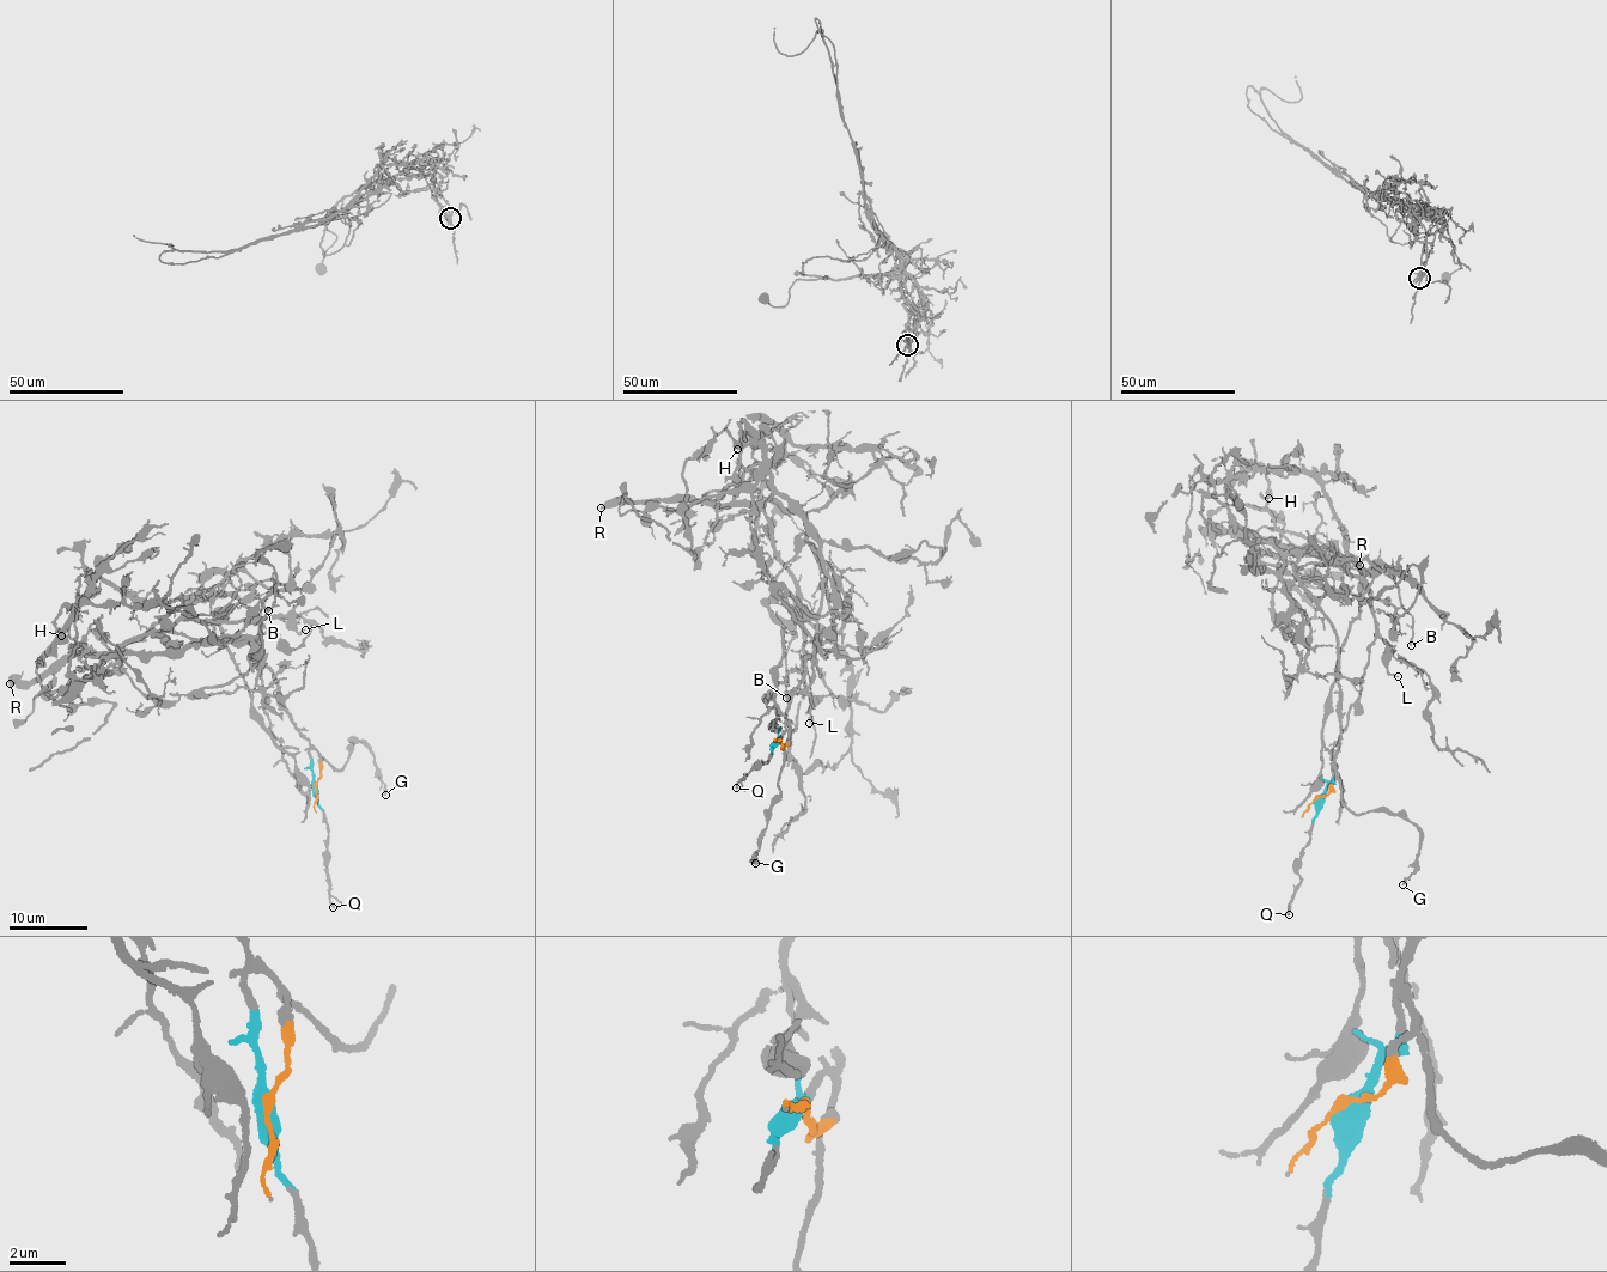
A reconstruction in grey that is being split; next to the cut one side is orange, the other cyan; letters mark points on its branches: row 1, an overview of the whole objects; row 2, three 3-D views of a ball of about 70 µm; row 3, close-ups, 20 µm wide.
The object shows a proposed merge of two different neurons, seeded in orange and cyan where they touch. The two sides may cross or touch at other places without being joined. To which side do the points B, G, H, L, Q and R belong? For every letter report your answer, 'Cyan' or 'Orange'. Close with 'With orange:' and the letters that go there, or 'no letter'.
B: Orange
G: Orange
H: Orange
L: Cyan
Q: Cyan
R: Cyan
With orange: B, G, H

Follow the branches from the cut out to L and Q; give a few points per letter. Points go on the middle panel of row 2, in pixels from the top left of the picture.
L: (779, 738), (807, 658), (841, 625), (840, 592), (801, 516), (768, 500), (774, 557), (798, 595), (810, 723)
Q: (779, 738), (771, 749), (768, 761), (754, 767), (736, 789)

